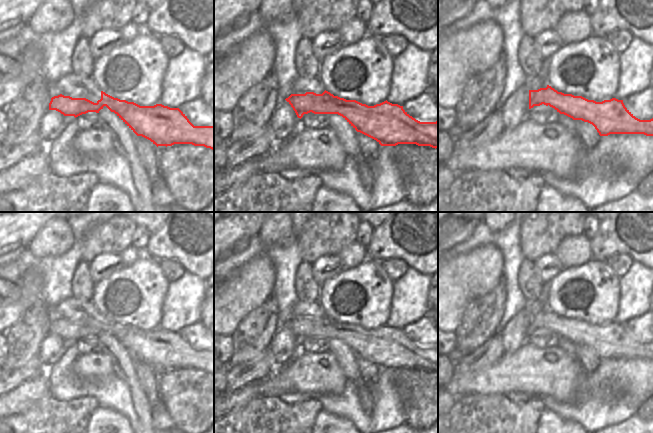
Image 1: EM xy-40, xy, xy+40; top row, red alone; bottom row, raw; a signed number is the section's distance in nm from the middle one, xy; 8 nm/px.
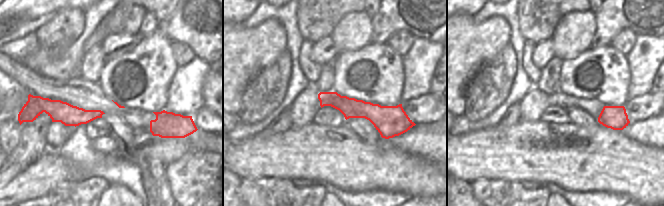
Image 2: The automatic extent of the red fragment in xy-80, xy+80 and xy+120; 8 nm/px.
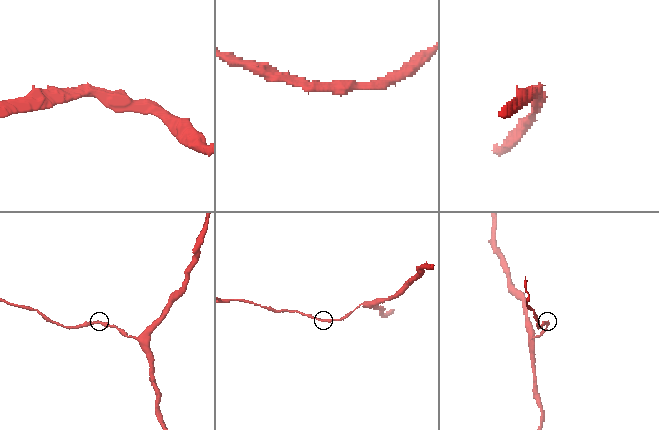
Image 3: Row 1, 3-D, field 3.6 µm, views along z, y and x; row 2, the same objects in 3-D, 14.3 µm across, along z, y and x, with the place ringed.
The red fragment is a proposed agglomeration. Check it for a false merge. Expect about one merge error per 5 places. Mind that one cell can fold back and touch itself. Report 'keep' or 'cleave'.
keep

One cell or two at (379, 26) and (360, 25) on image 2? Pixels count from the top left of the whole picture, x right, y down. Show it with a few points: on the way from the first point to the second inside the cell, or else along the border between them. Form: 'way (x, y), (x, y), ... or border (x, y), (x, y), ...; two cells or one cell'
border (371, 18), (372, 43); two cells

